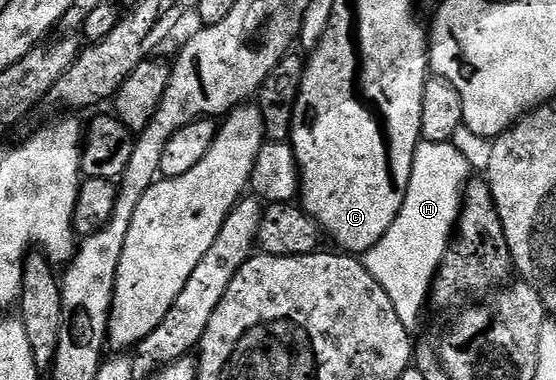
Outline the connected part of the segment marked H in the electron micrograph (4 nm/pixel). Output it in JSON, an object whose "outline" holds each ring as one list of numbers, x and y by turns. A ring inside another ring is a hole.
{"outline":[[420,141,414,147,410,155,413,168,397,220,393,220,389,232,385,232,385,236,381,236,381,240,377,240,375,247,365,255,367,271,377,284,381,284,385,296,393,300,393,309,397,311,401,324,412,332,418,331,423,305,429,302,435,273,439,271,459,220,463,191,472,177,466,156,455,145,454,141]]}

